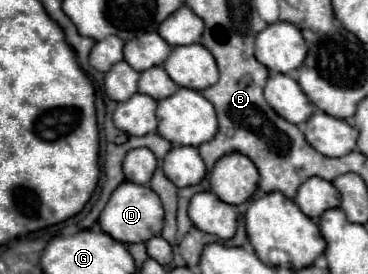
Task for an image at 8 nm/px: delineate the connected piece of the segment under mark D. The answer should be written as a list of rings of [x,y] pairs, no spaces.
[[[126,180],[114,190],[98,222],[100,222],[100,228],[112,238],[116,238],[118,242],[132,244],[132,242],[146,242],[152,236],[158,236],[162,230],[162,220],[164,220],[164,210],[158,194],[152,192],[148,186],[138,186]]]

